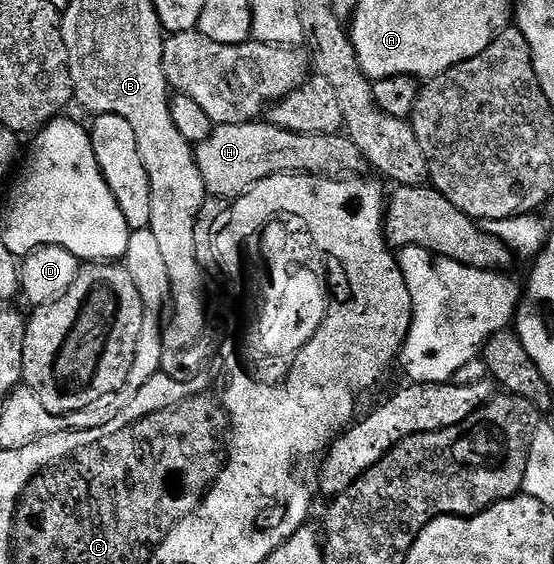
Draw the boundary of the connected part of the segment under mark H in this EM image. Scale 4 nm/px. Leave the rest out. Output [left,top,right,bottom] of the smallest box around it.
[195,121,366,201]

